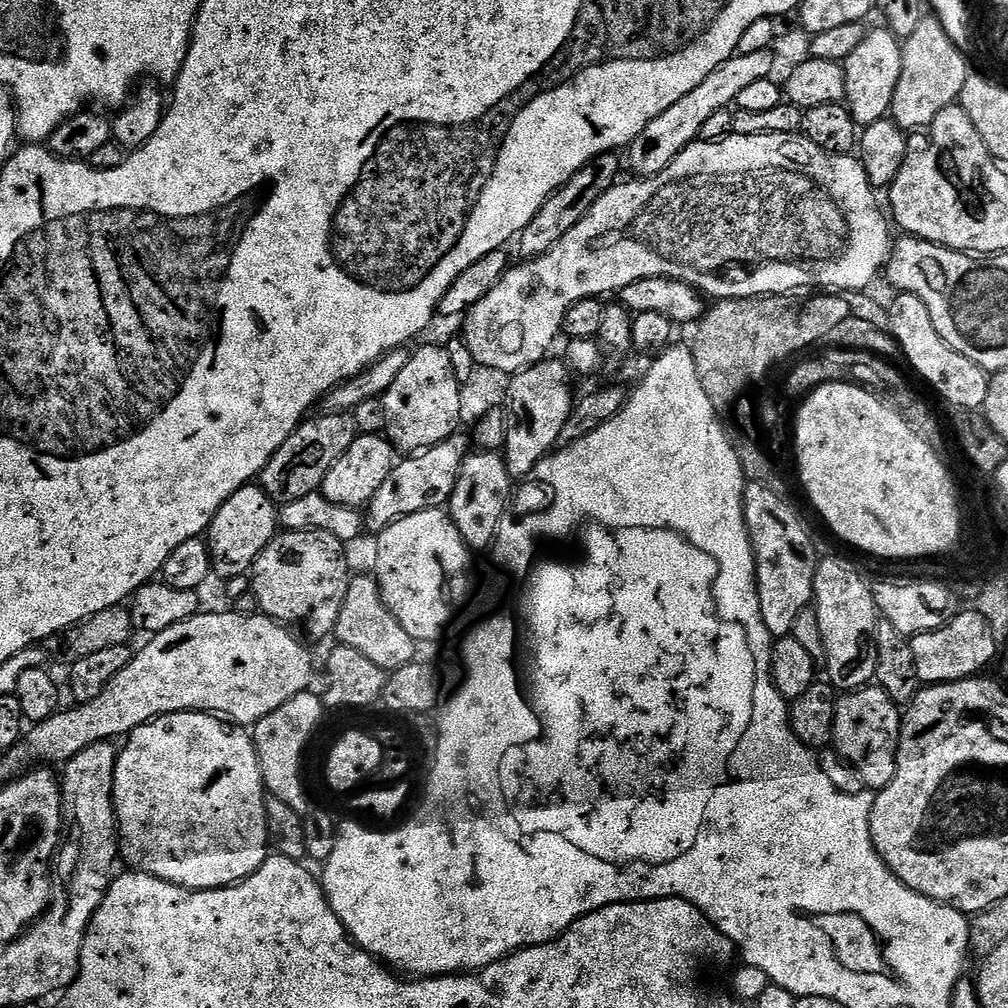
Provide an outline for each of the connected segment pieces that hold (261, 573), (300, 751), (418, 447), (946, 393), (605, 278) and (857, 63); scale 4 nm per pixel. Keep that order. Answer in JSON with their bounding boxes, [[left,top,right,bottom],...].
[[250,531,350,640],[251,692,326,813],[382,344,461,454],[888,294,990,412],[462,132,894,374],[842,26,902,126]]

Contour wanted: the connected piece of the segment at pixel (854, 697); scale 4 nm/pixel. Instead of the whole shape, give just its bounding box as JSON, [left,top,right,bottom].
[834,686,901,789]

